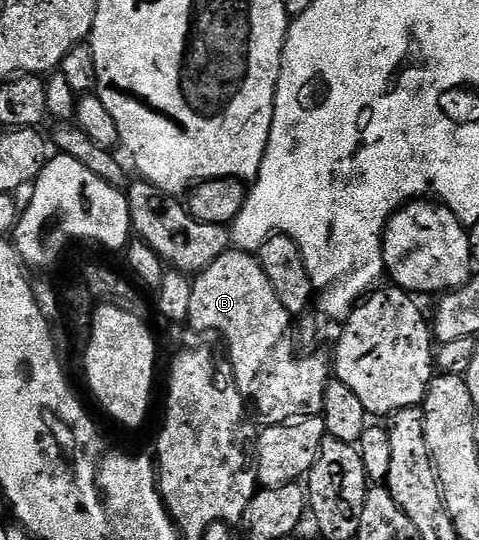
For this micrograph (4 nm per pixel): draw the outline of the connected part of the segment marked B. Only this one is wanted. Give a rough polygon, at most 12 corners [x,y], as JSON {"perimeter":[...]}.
{"perimeter":[[255,253],[191,279],[187,325],[217,330],[264,426],[315,418],[330,362],[294,330]]}

